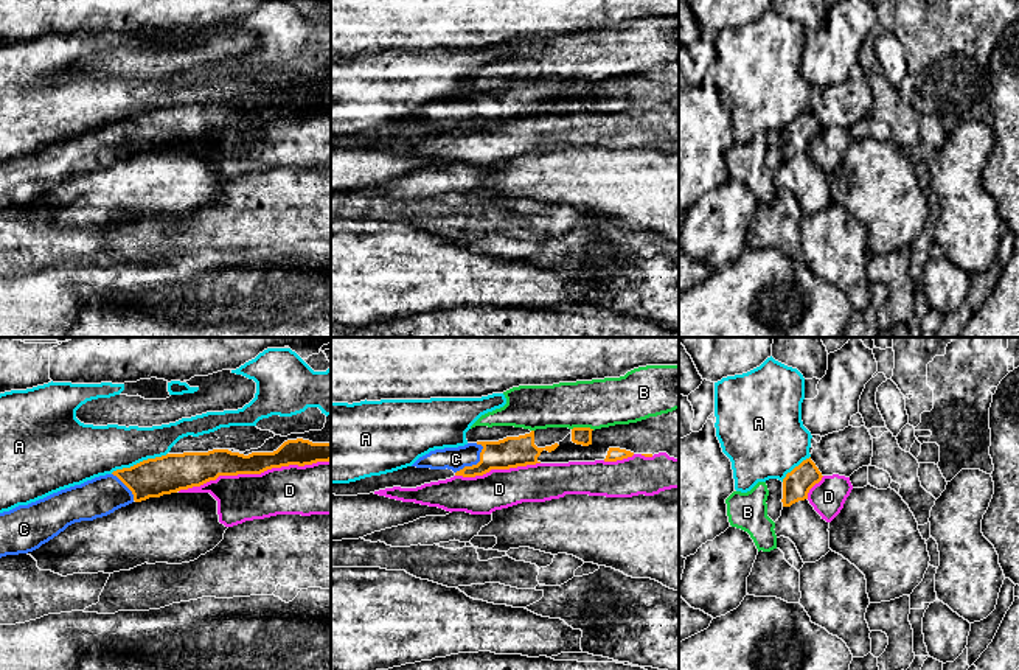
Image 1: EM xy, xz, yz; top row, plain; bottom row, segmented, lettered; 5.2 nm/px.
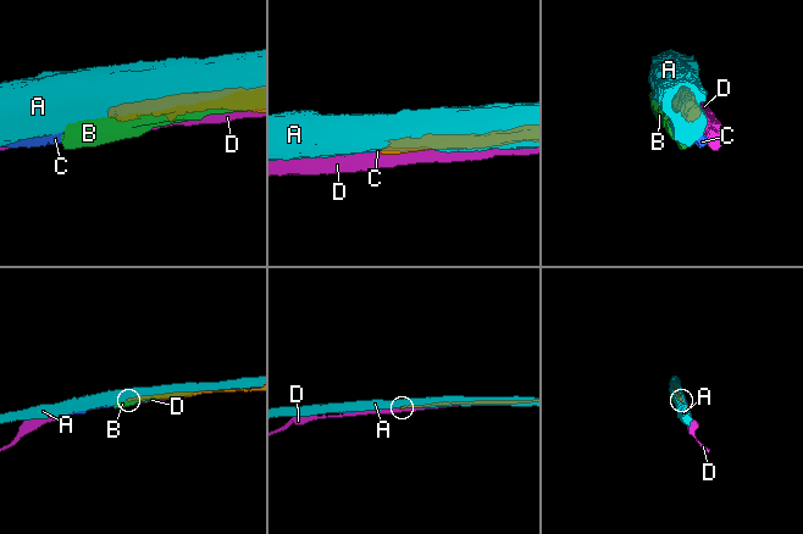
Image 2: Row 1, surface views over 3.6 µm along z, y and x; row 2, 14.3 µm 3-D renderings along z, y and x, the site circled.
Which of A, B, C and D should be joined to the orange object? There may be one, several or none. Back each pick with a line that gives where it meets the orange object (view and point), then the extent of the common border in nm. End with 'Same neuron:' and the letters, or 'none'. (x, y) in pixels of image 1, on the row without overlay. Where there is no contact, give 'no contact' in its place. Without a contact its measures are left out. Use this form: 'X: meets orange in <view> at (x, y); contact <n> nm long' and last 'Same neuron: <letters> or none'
C: meets orange in xz at (477, 115); contact 200 nm long
Same neuron: C

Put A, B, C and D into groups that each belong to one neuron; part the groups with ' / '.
A / B / C / D

